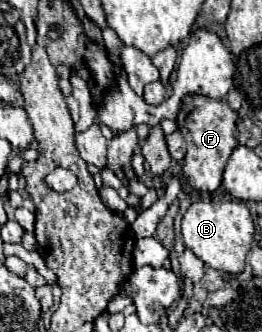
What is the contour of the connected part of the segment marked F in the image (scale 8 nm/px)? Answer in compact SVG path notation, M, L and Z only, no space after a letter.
M202 94L184 96L176 124L188 146L184 158L184 176L192 188L214 192L220 186L224 166L232 150L236 148L236 138L234 138L236 118L238 114L226 104L226 100L212 100Z

